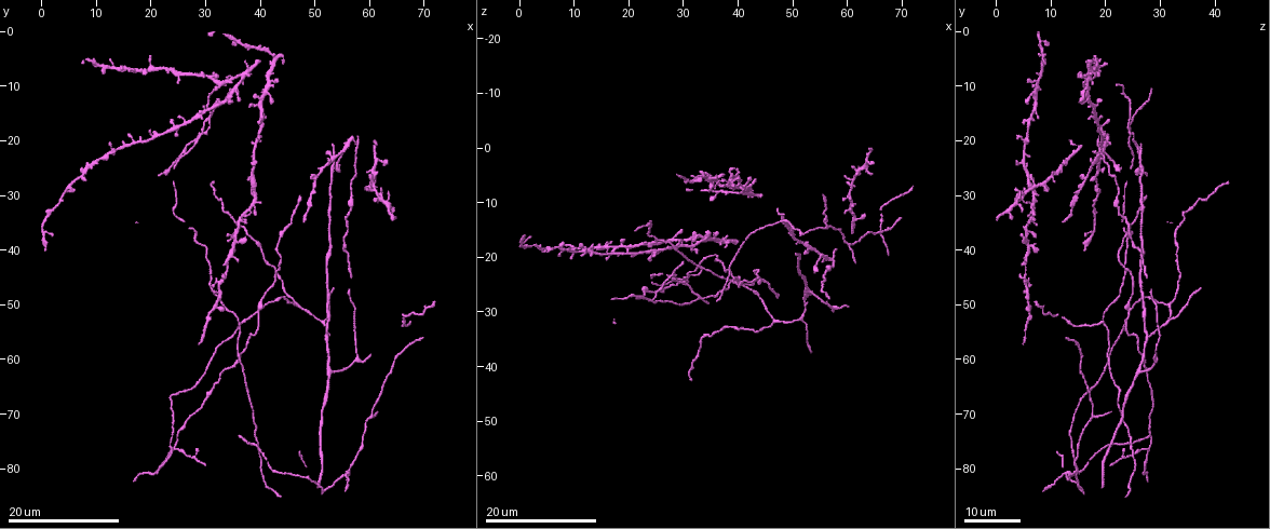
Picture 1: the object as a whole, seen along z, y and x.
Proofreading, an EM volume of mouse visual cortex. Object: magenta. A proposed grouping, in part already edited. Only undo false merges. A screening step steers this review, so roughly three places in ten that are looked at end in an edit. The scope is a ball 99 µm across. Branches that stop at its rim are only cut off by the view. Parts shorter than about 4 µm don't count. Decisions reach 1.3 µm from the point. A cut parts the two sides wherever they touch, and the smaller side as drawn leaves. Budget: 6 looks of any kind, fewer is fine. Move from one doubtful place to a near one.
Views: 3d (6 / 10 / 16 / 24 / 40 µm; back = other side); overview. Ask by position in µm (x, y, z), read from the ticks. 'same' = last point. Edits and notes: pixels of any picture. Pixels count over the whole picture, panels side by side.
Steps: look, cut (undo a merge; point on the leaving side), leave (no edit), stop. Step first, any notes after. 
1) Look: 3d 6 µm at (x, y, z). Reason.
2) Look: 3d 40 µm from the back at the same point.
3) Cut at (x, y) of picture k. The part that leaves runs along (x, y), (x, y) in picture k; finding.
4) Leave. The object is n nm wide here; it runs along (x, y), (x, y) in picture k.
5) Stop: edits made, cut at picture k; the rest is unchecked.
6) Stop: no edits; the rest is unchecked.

Look: 3d 24 µm at (24.5, 76.5, 27.5). Three arms meet.

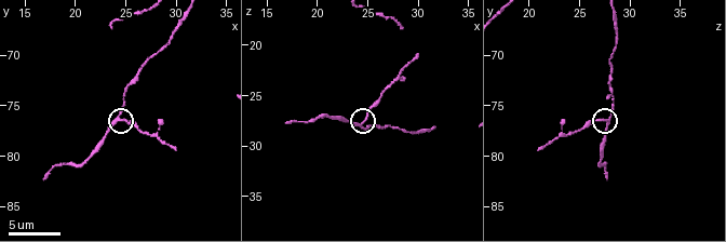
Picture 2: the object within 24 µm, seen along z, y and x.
Look: 3d 10 µm at (24.2, 76.4, 28.0).

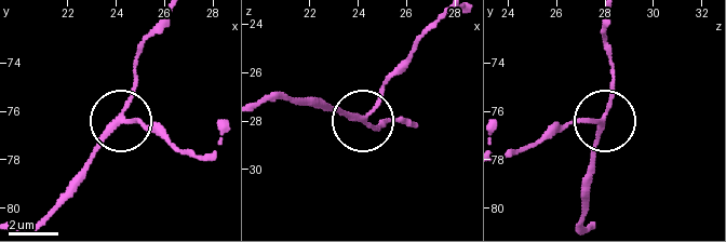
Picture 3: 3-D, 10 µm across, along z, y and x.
Leave. The object is 180 nm wide here; one cell here.

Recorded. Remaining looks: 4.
Look: 3d 16 µm at (39.0, 51.5, 24.5). Four or more arms meet.

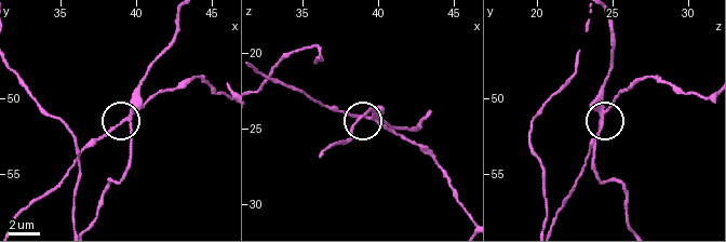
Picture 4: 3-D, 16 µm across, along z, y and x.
Look: 3d 6 µm at (39.6, 51.4, 24.2). Zoom in.

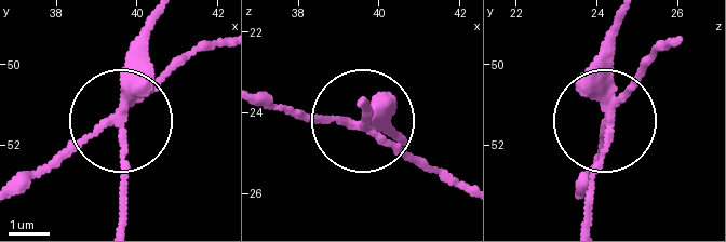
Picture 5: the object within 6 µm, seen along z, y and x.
Cut at (147, 58) of picture 5. 4 arms meet here; a second cell is stuck on.

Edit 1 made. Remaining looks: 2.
Look: 3d 24 µm at (29.0, 8.0, 16.0). Side arm on a straight run.

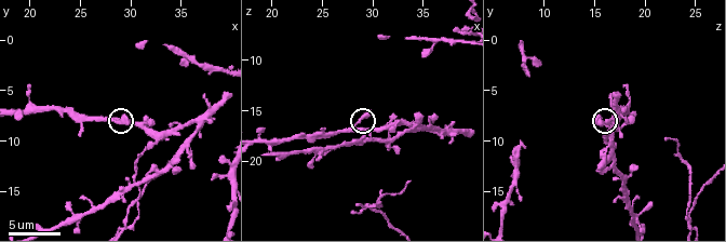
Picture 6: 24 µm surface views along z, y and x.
Look: 3d 10 µm at (28.4, 8.2, 16.2).

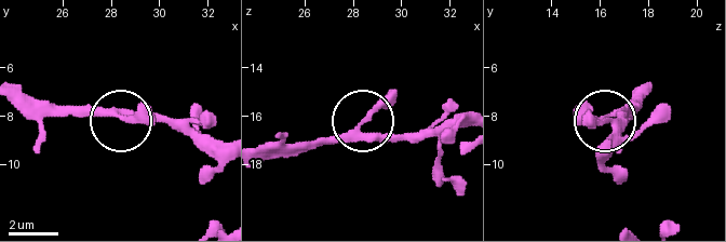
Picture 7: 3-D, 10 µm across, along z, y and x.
Leave. 3 arms meet here; it runs along (462, 125), (406, 137), (361, 123), (307, 144), (291, 144) in picture 7; continuous, no second cell.

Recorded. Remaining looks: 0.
Stop: edits made, cut at picture 5; the rest is unchecked.

